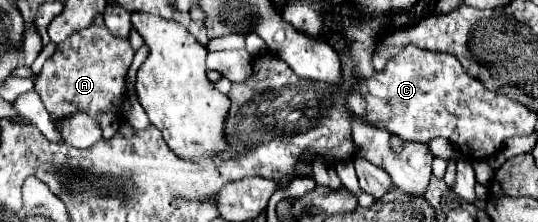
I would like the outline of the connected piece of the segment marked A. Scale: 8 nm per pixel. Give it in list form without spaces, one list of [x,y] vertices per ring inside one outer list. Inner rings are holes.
[[[87,27],[73,37],[61,41],[55,53],[43,63],[41,73],[35,77],[35,93],[41,97],[45,109],[51,115],[55,127],[59,127],[61,119],[73,113],[101,115],[101,113],[117,113],[123,107],[123,99],[127,95],[125,77],[129,65],[133,61],[133,47],[129,39],[121,39],[109,33],[107,27]]]

